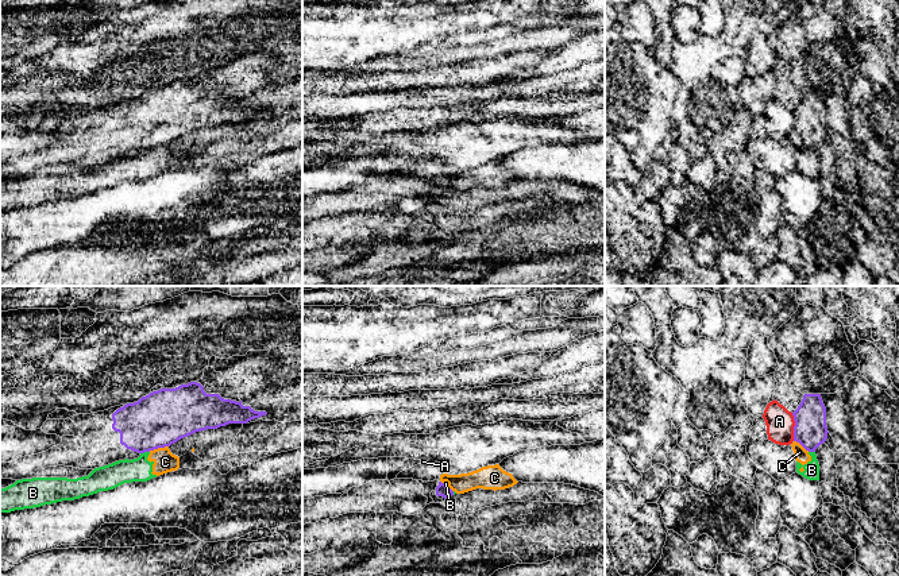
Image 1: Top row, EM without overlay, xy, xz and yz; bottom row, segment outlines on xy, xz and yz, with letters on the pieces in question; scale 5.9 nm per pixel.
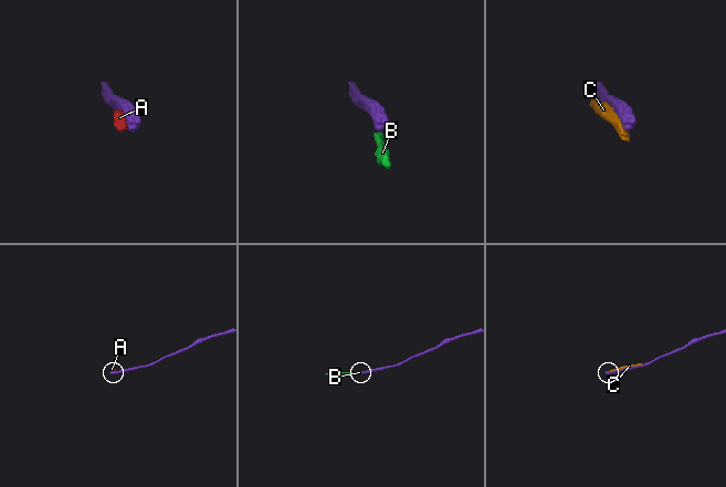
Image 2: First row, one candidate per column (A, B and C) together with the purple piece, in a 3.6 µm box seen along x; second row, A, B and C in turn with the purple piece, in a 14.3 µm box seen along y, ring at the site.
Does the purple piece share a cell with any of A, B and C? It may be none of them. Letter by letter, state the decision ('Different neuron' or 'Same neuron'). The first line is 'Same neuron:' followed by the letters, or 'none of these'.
Same neuron: none of these
A: Different neuron
B: Different neuron
C: Different neuron

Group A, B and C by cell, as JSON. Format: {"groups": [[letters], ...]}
{"groups": [["A"], ["B", "C"]]}

